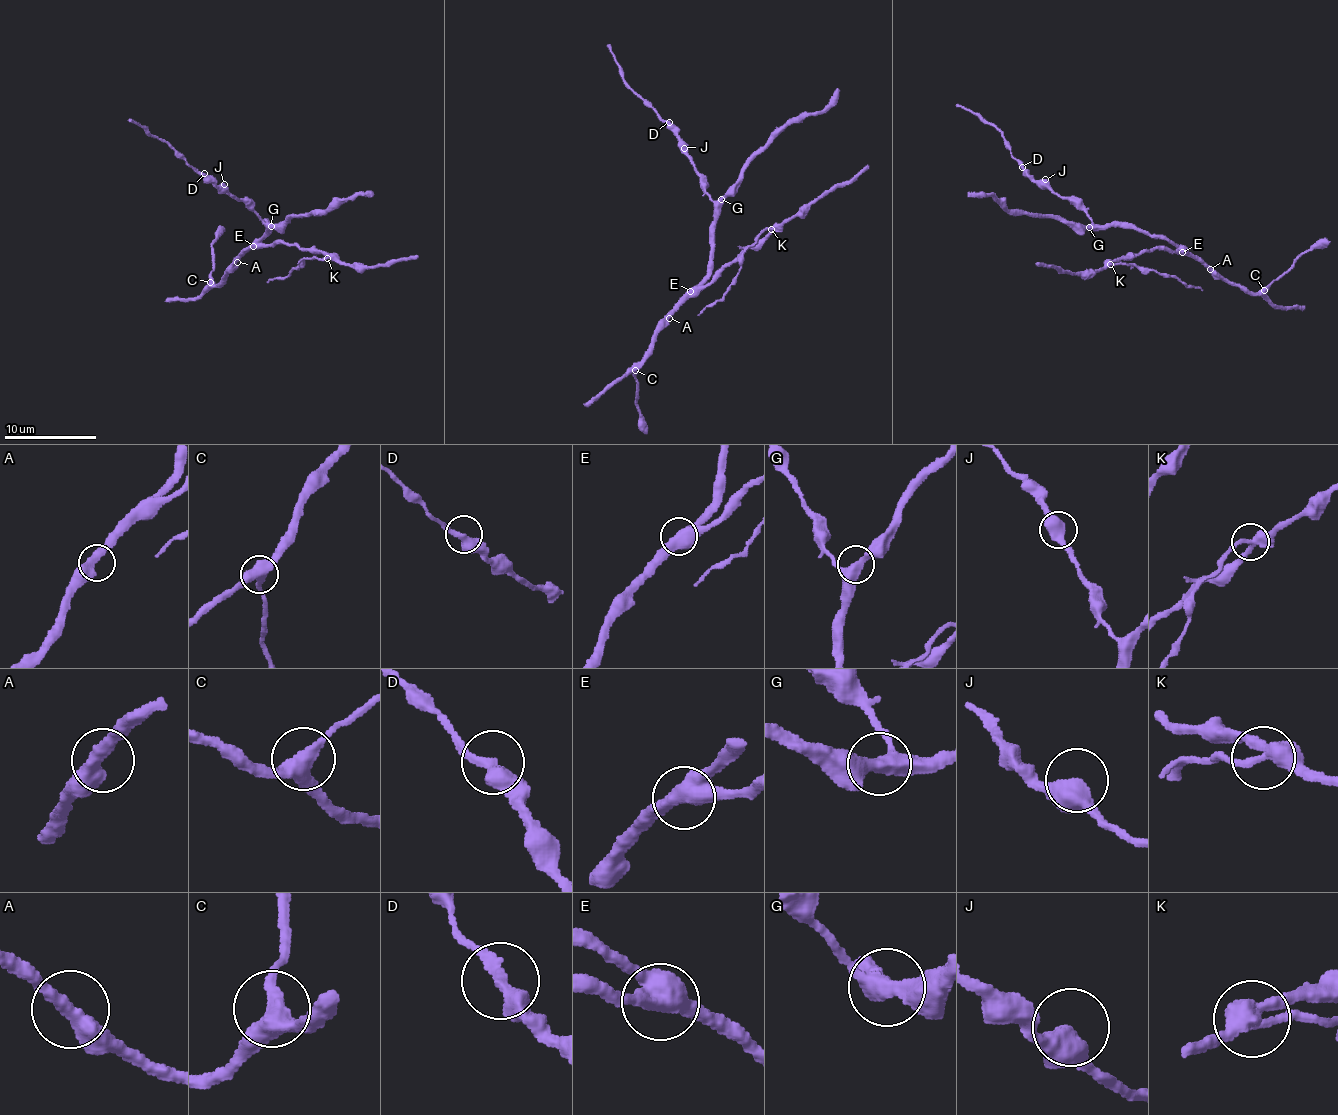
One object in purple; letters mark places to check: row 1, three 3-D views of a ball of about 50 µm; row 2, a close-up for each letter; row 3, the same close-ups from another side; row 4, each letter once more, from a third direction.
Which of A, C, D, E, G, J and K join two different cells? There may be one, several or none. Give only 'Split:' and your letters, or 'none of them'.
Split: K

